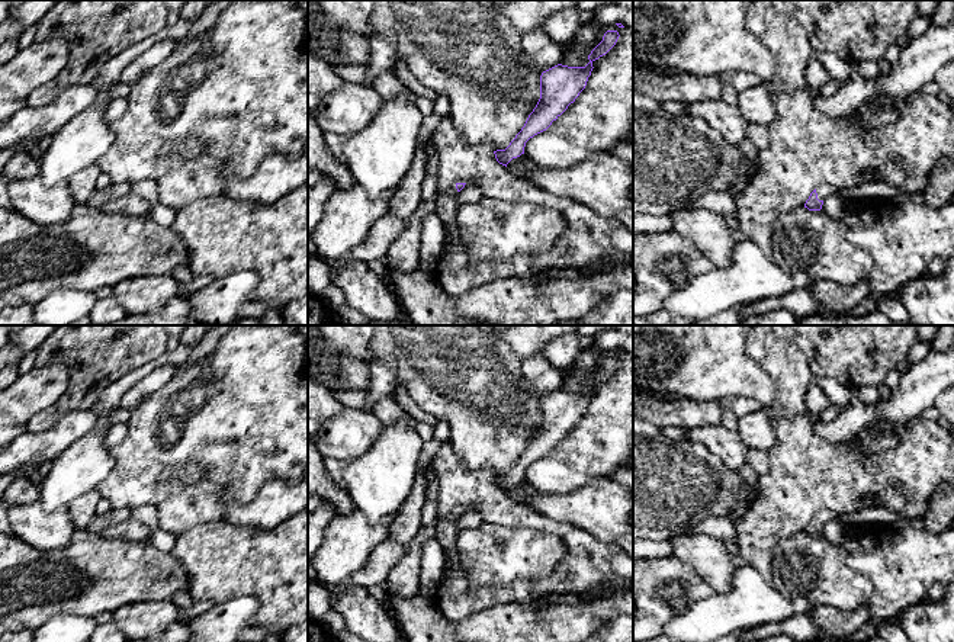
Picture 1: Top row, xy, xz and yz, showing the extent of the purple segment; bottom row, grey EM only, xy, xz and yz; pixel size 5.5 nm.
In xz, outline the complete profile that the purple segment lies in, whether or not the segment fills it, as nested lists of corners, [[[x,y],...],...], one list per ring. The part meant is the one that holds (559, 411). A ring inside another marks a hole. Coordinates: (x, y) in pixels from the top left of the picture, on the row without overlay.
[[[607,356],[603,366],[588,381],[590,388],[585,392],[568,392],[558,389],[540,401],[540,424],[529,440],[524,452],[515,460],[505,475],[494,476],[500,489],[505,491],[524,479],[526,468],[534,460],[546,456],[571,428],[585,414],[592,397],[592,388],[606,381],[619,365],[617,356]]]

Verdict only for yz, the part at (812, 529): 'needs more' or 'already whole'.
needs more

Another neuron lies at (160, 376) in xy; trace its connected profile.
[[[164,365],[154,369],[122,397],[121,408],[135,410],[144,399],[168,383],[177,375],[179,367],[179,365]]]

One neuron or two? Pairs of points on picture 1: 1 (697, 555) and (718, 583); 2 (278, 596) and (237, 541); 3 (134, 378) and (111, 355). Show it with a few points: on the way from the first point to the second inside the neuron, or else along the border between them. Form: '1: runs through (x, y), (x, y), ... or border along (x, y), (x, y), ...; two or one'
1: runs through (704, 562), (718, 575); one
2: runs through (278, 583), (250, 554); one
3: border along (160, 356), (127, 372), (102, 392); two

